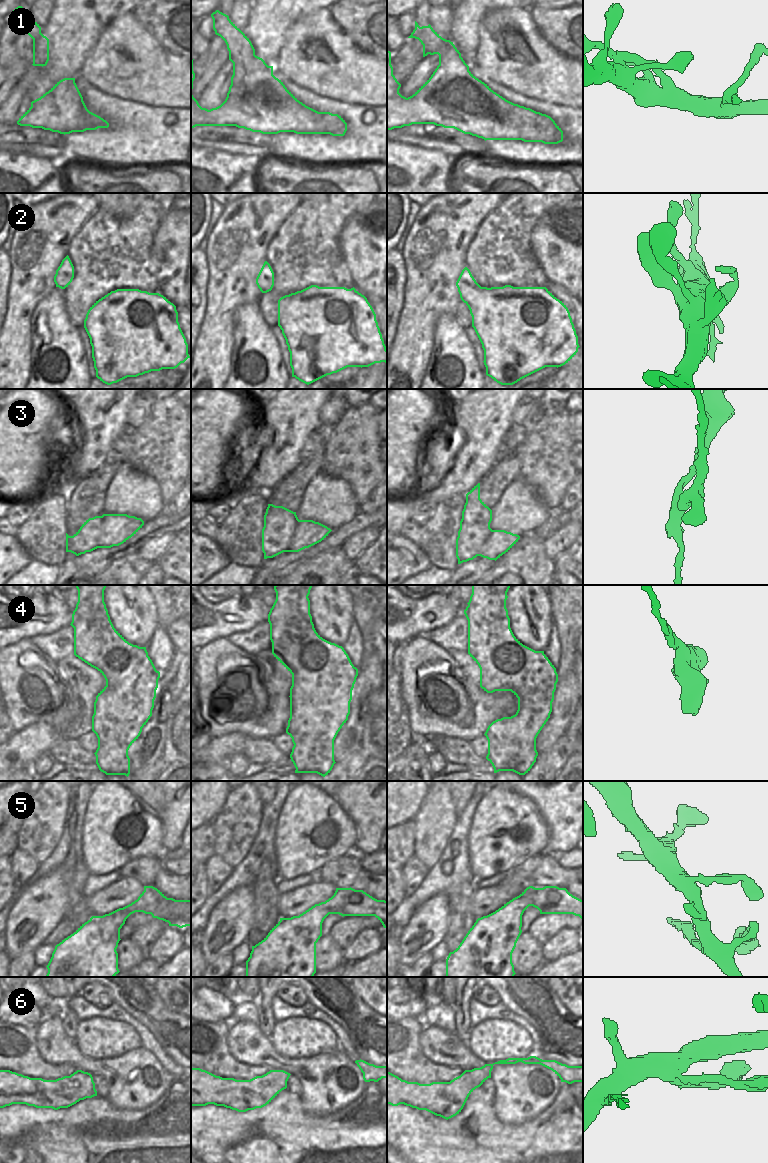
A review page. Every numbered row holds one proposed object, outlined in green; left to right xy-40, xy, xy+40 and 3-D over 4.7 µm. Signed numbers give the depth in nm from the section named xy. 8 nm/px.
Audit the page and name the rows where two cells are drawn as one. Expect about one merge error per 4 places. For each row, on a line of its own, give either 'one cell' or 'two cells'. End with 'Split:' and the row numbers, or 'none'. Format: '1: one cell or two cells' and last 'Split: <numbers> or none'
1: one cell
2: one cell
3: two cells
4: one cell
5: one cell
6: one cell
Split: 3

